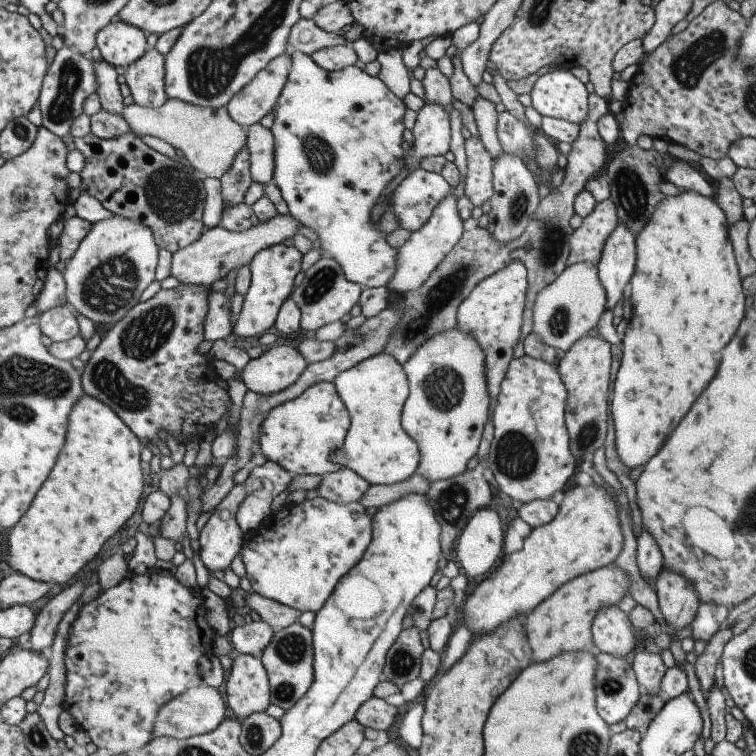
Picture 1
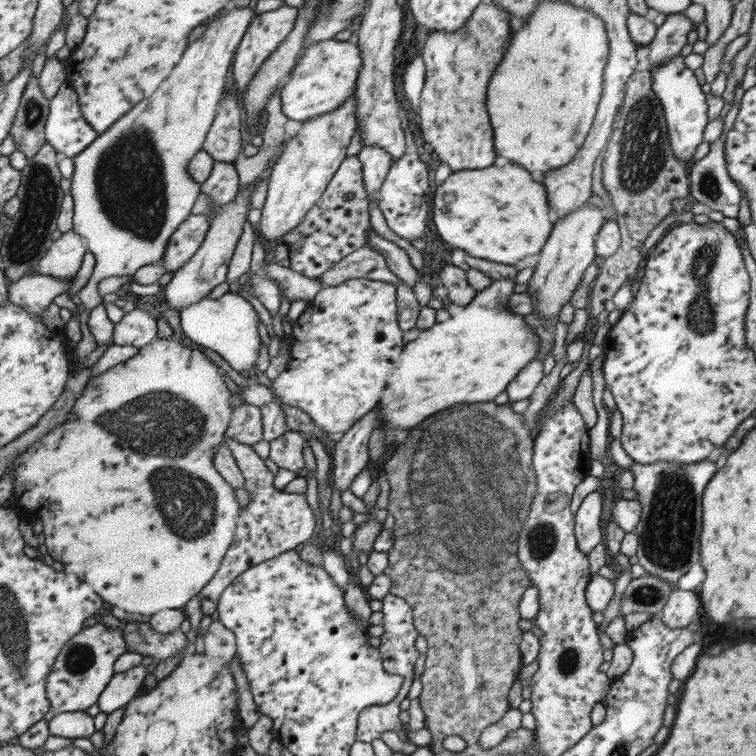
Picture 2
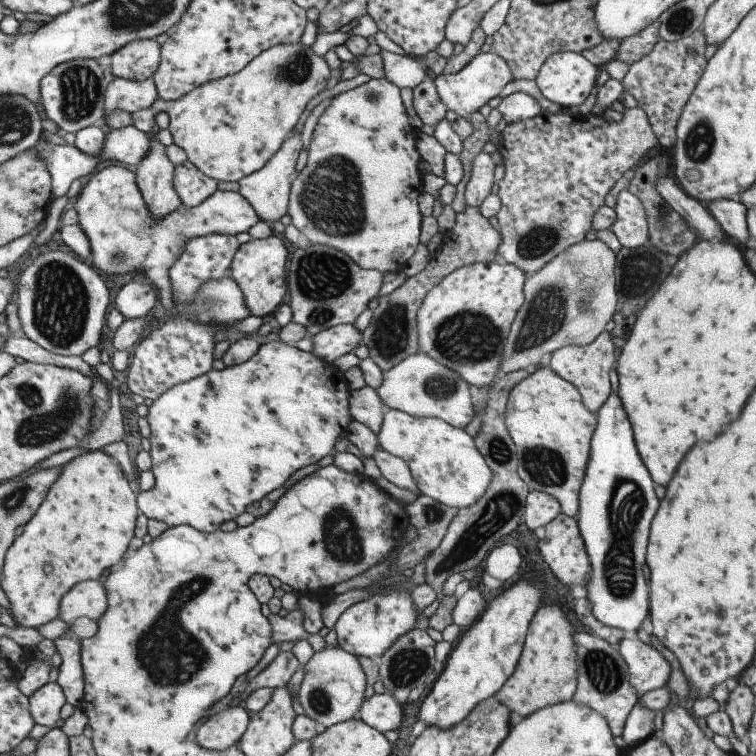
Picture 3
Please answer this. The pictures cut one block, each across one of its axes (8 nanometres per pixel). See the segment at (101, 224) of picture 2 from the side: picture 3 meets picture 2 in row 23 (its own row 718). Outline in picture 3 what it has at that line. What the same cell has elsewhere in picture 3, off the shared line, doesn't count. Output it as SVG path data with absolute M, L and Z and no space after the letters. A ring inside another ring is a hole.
M243 705L227 706L199 726L196 740L208 750L222 751L238 744L250 722L250 711Z

